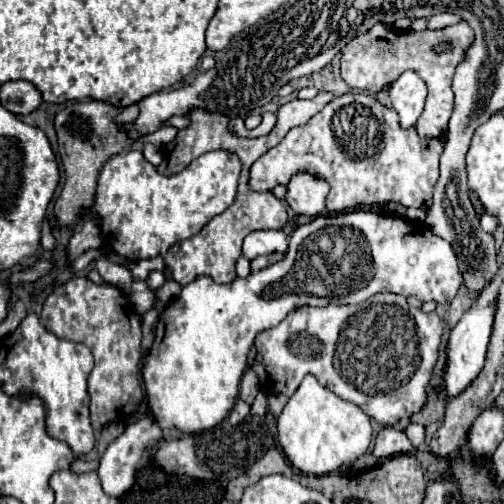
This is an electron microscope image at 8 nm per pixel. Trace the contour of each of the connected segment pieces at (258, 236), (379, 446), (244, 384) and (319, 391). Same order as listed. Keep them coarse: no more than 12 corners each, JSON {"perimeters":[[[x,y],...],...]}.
{"perimeters":[[[257,230],[243,242],[249,260],[287,252],[283,230]],[[383,428],[375,436],[371,454],[389,458],[413,454],[415,448],[397,428]],[[251,368],[241,380],[239,398],[249,405],[260,391]],[[305,376],[277,418],[297,470],[323,476],[369,450],[359,406]]]}

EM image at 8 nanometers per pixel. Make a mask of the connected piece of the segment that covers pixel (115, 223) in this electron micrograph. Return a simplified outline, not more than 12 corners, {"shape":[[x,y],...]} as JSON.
{"shape":[[143,152],[99,172],[105,242],[163,256],[235,202],[239,158],[161,176]]}

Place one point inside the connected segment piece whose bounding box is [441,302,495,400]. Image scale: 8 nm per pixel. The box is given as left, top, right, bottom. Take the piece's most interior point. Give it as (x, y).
(467, 345)

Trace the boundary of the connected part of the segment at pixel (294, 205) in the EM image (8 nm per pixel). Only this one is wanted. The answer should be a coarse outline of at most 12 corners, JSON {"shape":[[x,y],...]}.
{"shape":[[297,172],[287,184],[295,214],[319,216],[329,184],[311,172]]}

